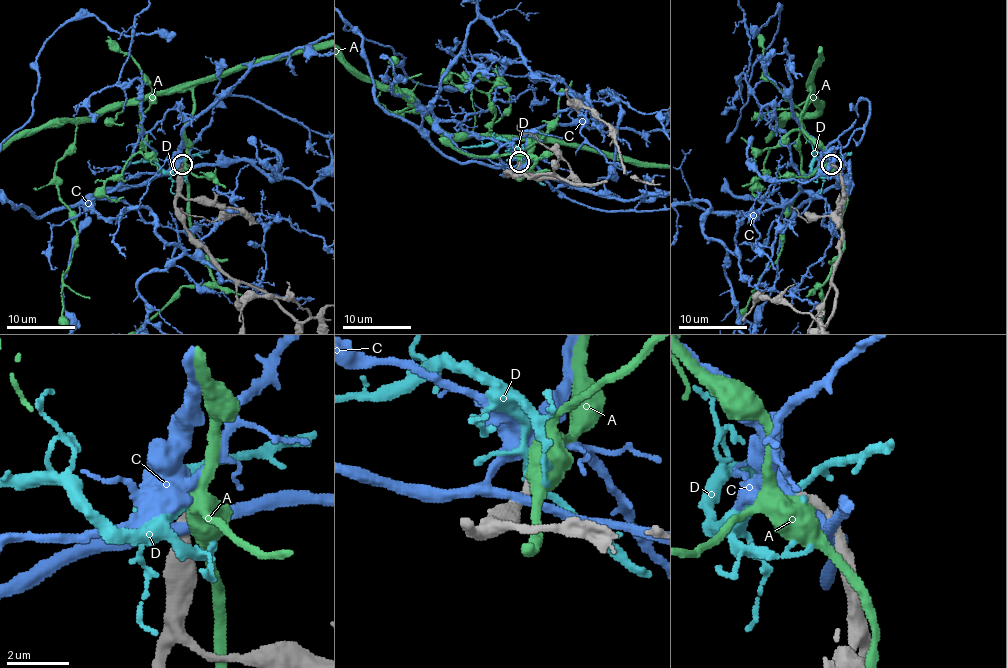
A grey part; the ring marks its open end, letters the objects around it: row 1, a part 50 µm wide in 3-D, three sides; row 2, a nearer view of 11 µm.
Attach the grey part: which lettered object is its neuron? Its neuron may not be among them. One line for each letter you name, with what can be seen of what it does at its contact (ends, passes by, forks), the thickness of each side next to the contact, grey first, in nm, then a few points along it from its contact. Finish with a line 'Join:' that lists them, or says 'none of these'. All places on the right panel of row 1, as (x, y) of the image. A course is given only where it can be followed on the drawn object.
Join: none of these

